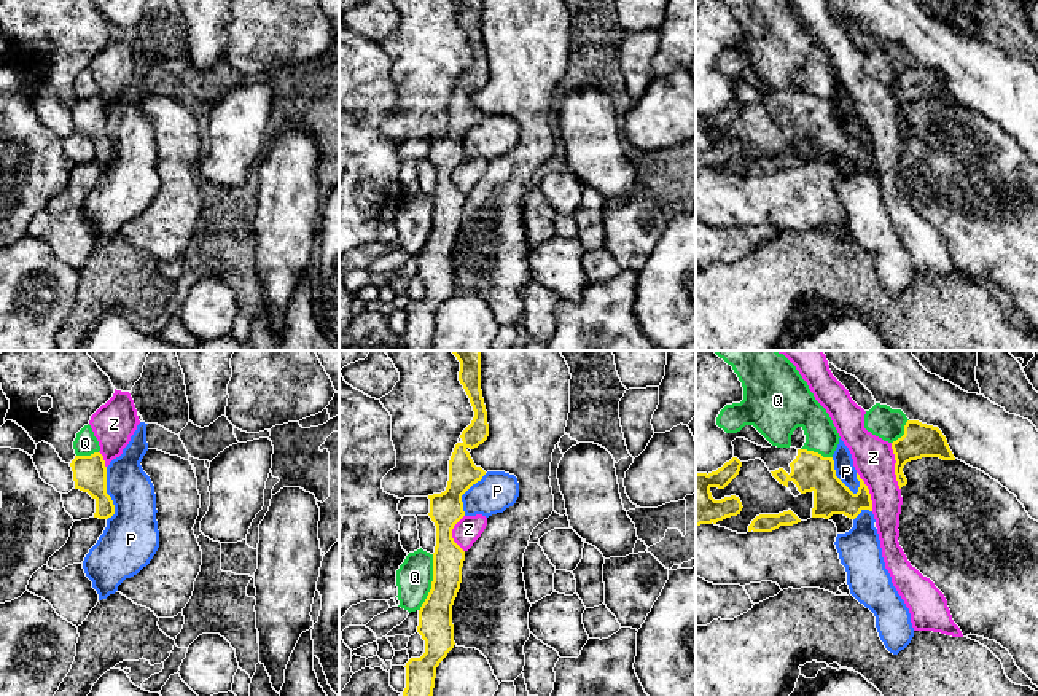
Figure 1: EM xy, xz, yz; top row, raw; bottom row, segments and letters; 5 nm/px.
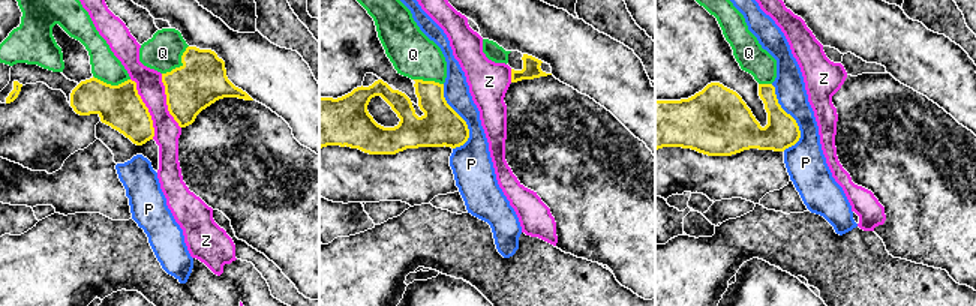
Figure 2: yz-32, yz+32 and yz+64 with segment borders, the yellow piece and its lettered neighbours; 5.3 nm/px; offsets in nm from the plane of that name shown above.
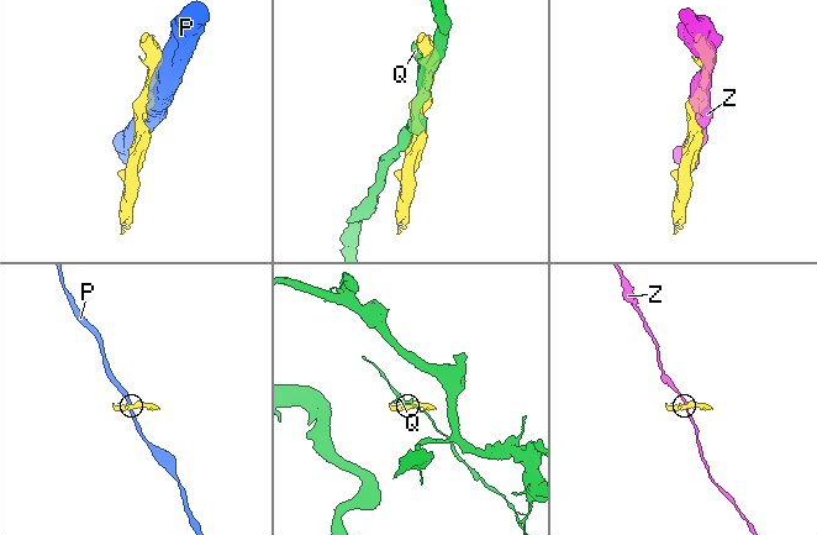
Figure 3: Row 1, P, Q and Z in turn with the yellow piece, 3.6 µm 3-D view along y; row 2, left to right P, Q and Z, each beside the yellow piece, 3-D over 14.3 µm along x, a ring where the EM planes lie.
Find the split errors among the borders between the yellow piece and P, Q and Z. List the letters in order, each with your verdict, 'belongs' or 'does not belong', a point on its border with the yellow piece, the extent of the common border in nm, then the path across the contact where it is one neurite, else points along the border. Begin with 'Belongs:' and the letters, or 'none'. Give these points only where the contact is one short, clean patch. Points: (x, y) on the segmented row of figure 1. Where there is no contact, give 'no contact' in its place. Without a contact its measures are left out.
Belongs: none
P: does not belong | yz (836, 477) | 220 nm | along yz (831, 457), (835, 473), (855, 494)
Q: does not belong | xz (432, 583) | 300 nm
Z: does not belong | yz (895, 467) | 240 nm | along yz (890, 443), (895, 461), (895, 480), (900, 489)

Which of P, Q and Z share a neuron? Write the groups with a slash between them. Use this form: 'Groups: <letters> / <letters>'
Groups: P / Q / Z

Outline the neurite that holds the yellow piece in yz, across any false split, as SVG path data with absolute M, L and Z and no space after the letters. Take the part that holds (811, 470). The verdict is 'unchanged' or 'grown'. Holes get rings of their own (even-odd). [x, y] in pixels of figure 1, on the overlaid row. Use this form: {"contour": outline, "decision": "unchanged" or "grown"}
{"contour": "M736 438L732 441L734 457L726 462L721 468L712 473L696 473L696 526L712 524L723 521L731 516L737 516L742 511L742 502L739 497L731 495L721 500L712 497L710 489L718 487L724 489L740 471L743 462L761 459L772 476L783 486L786 486L794 497L812 492L814 494L814 508L812 518L829 519L833 514L844 514L850 519L855 519L863 510L872 511L872 500L868 486L857 473L860 481L858 492L853 494L837 476L834 470L833 457L823 457L818 452L796 448L763 448L745 438Z", "decision": "grown"}

